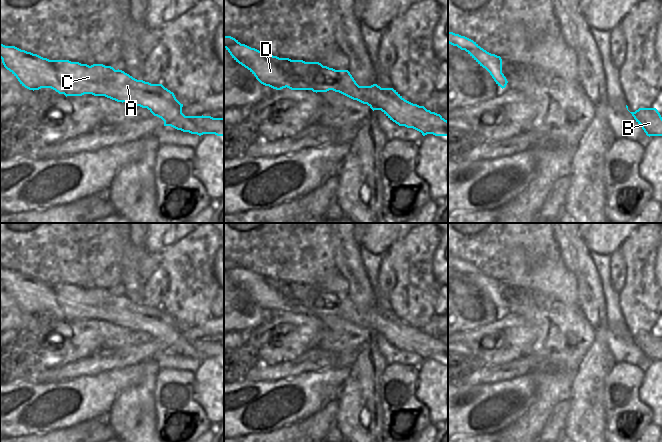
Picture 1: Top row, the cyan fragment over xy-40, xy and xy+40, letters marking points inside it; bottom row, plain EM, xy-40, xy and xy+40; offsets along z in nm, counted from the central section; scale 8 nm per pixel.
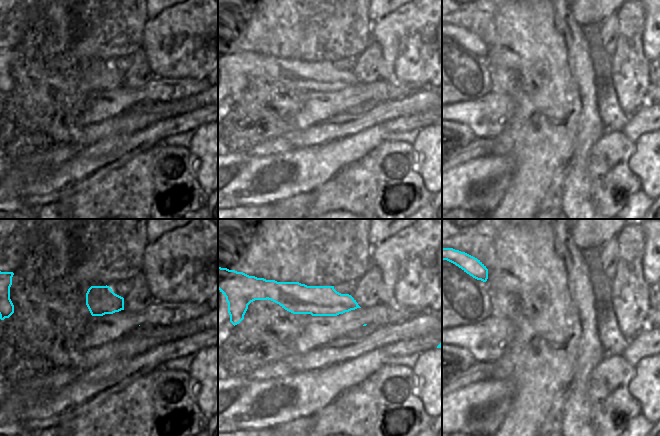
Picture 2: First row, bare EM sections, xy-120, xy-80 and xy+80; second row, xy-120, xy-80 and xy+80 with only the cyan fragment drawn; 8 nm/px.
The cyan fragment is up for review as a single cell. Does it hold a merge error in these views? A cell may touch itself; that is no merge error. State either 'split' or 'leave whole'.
leave whole

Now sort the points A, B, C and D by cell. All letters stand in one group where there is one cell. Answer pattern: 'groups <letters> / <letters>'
groups A B C D

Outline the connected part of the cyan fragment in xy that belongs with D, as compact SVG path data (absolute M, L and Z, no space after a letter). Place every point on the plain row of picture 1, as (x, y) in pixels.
M225 259L224 272L265 310L316 317L333 314L367 328L373 335L381 334L399 350L413 352L423 360L448 360L448 345L440 338L405 324L393 312L381 312L377 308L359 310L348 294L335 294L319 286L279 282Z

